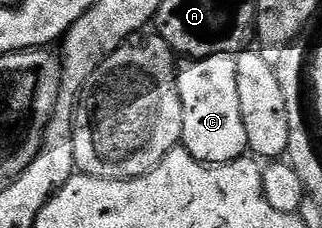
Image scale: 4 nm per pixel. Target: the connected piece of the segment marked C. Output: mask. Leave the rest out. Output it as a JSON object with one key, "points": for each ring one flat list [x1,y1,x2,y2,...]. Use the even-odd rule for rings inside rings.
{"points":[[234,55,186,59,177,64,176,74,182,102,181,146,196,161,207,165,243,158,248,151,248,133,244,133,244,117,240,117]]}

